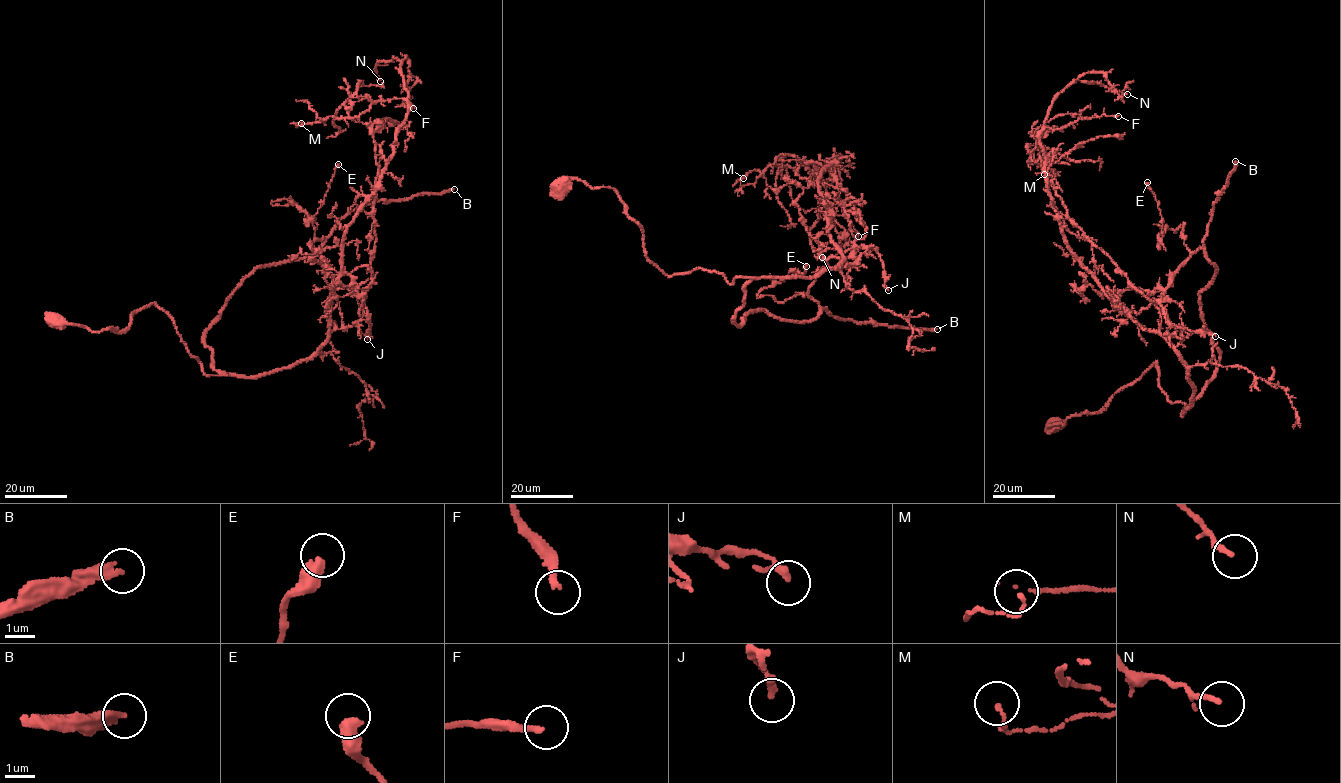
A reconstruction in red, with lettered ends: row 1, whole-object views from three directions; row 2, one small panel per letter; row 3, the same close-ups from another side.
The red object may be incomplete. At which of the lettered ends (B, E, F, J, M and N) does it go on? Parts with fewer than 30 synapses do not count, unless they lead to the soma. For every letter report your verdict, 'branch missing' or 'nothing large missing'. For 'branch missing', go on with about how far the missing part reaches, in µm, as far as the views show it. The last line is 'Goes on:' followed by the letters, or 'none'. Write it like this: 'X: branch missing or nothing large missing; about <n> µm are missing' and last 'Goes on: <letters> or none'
B: branch missing; about 180 µm are missing
E: nothing large missing
F: branch missing; about 25 µm are missing
J: nothing large missing
M: nothing large missing
N: nothing large missing
Goes on: B, F

